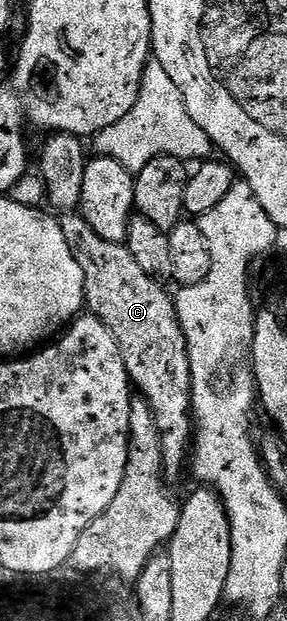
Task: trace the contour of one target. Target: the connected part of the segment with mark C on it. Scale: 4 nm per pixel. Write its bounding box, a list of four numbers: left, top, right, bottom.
[61,212,194,480]

